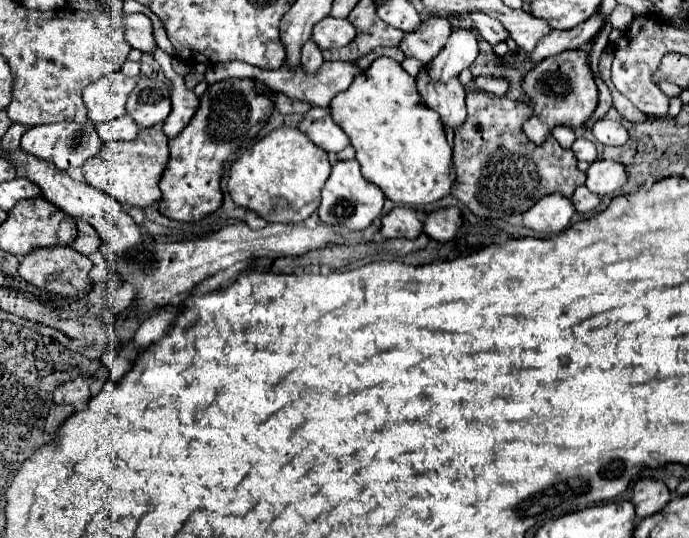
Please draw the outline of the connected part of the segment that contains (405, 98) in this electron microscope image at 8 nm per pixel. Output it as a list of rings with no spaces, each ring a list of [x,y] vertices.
[[[378,57],[366,71],[356,75],[352,85],[332,99],[330,117],[350,137],[350,145],[356,149],[356,159],[362,167],[362,175],[370,183],[378,185],[386,199],[414,207],[438,201],[450,193],[450,187],[454,183],[452,149],[446,143],[442,119],[440,115],[436,115],[436,111],[420,103],[416,79],[408,75],[394,59]]]

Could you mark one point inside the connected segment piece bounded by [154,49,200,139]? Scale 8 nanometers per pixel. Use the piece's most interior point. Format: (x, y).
(184, 103)

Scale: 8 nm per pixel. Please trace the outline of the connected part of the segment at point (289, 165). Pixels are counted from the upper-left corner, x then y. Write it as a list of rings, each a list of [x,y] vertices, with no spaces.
[[[280,127],[260,139],[232,163],[228,191],[234,203],[254,211],[268,223],[302,223],[320,207],[320,191],[330,175],[328,153],[316,147],[300,129]]]

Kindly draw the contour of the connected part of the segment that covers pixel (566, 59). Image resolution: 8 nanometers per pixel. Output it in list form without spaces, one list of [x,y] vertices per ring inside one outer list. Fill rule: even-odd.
[[[582,49],[564,51],[556,57],[540,61],[534,69],[526,73],[522,89],[528,105],[532,107],[532,117],[522,125],[522,131],[536,145],[542,145],[556,127],[570,127],[574,131],[580,129],[594,113],[598,103],[598,89],[594,83],[594,75],[588,67],[586,51]]]

